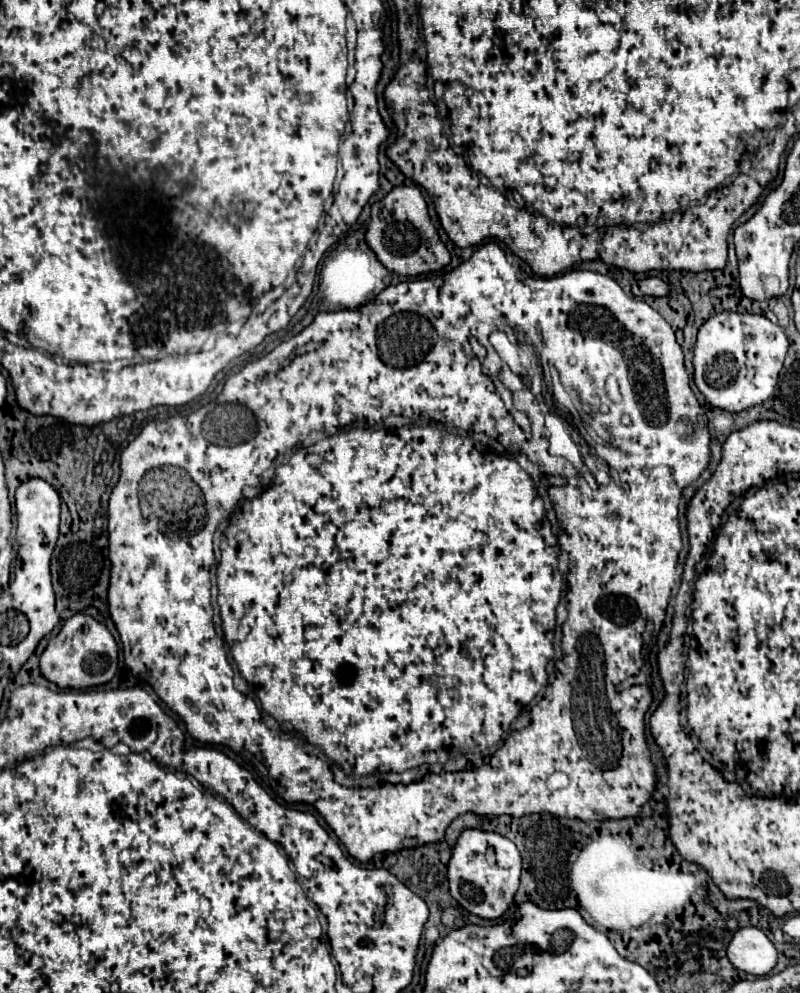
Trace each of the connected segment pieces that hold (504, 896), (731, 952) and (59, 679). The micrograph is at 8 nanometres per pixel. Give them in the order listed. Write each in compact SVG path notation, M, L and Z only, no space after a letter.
M464 830L454 846L450 864L448 864L448 882L452 898L462 904L464 910L484 918L496 920L514 902L514 894L520 884L522 858L512 840L480 830Z
M740 928L728 944L728 960L746 974L766 976L776 966L776 948L762 930Z
M74 614L62 626L62 630L48 642L46 650L40 656L42 676L56 684L58 688L90 688L100 686L112 680L118 670L118 646L110 630L96 622L92 616Z

